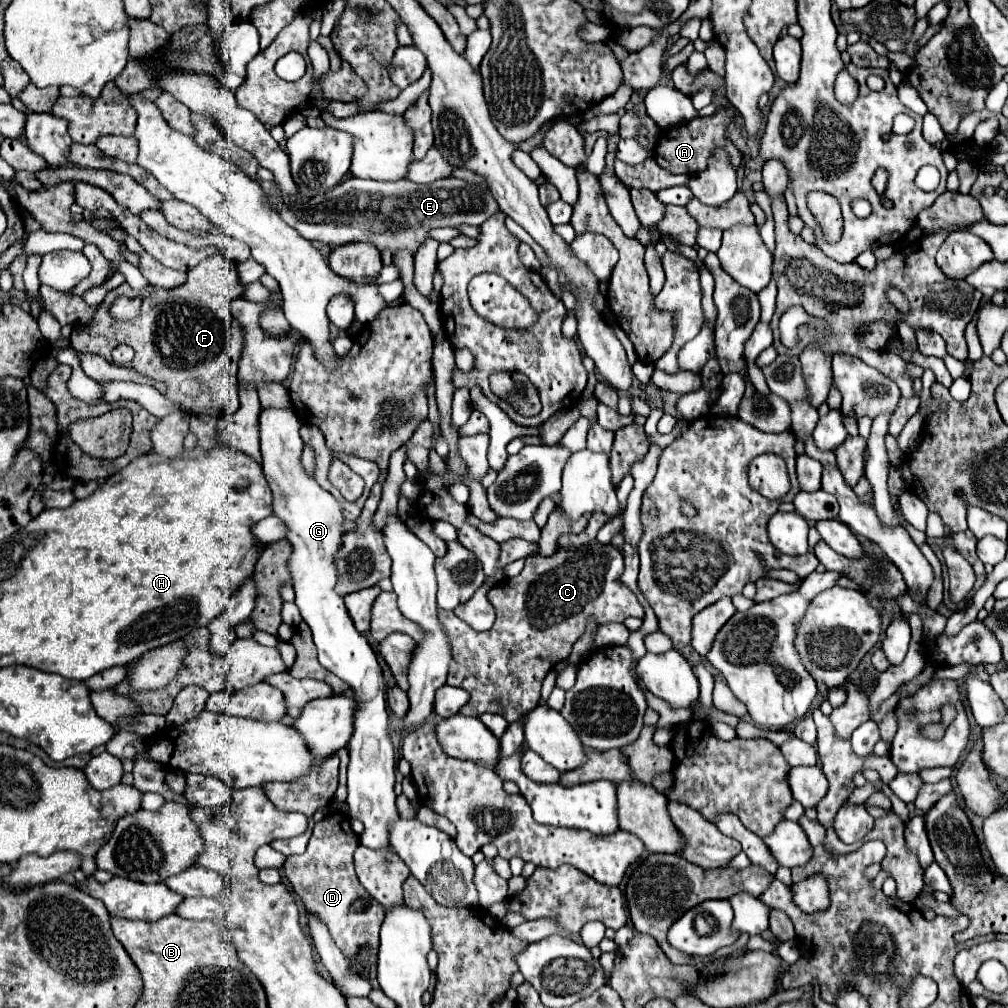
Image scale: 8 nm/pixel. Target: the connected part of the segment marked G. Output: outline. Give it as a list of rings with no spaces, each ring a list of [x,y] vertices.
[[[262,409],[260,413],[260,447],[262,447],[262,469],[268,479],[268,485],[272,489],[272,509],[274,515],[280,517],[288,529],[288,541],[292,545],[292,555],[288,559],[288,571],[292,575],[292,587],[296,591],[296,605],[302,613],[302,619],[308,623],[314,635],[314,643],[318,647],[318,661],[344,679],[352,691],[354,699],[358,703],[354,713],[354,735],[348,743],[350,751],[350,765],[348,765],[348,809],[350,817],[356,817],[364,823],[364,833],[360,837],[360,843],[368,849],[384,851],[390,847],[390,825],[392,821],[398,821],[398,809],[396,809],[396,795],[394,795],[394,749],[388,733],[388,713],[386,713],[386,701],[384,701],[384,677],[382,667],[378,663],[376,651],[368,643],[364,635],[352,625],[352,617],[348,617],[348,609],[344,605],[344,597],[334,591],[338,583],[338,569],[334,563],[336,549],[340,549],[340,541],[344,537],[344,509],[340,507],[340,501],[328,491],[324,491],[302,467],[300,457],[304,443],[300,439],[300,419],[292,409]]]

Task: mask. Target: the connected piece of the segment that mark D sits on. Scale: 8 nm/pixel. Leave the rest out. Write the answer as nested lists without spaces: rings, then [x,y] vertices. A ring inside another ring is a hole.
[[[334,811],[334,813],[328,813],[326,819],[316,823],[306,853],[290,855],[290,857],[286,857],[286,863],[284,863],[284,873],[286,873],[294,893],[298,893],[298,897],[304,901],[304,907],[308,911],[318,913],[318,917],[326,923],[336,945],[340,947],[340,951],[344,955],[362,955],[366,951],[376,951],[378,949],[378,925],[382,925],[382,919],[384,919],[384,909],[380,909],[380,903],[370,897],[370,893],[362,887],[362,883],[356,877],[352,855],[358,845],[360,845],[358,835],[352,833],[348,815],[342,811]]]

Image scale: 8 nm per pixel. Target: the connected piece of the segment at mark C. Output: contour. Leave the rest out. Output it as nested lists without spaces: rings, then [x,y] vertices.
[[[592,541],[580,549],[558,549],[550,557],[532,555],[526,559],[524,569],[518,577],[504,579],[490,589],[490,603],[496,609],[496,621],[490,631],[478,633],[460,621],[453,611],[438,608],[438,621],[444,625],[450,647],[452,647],[452,665],[448,669],[448,685],[462,687],[470,693],[470,701],[460,709],[462,715],[478,717],[482,713],[498,713],[508,723],[518,721],[524,713],[530,713],[540,703],[540,687],[548,671],[570,655],[572,645],[588,627],[588,619],[594,623],[618,621],[622,623],[628,617],[644,617],[644,609],[638,603],[636,595],[618,581],[624,571],[624,557],[614,545],[600,545]]]

